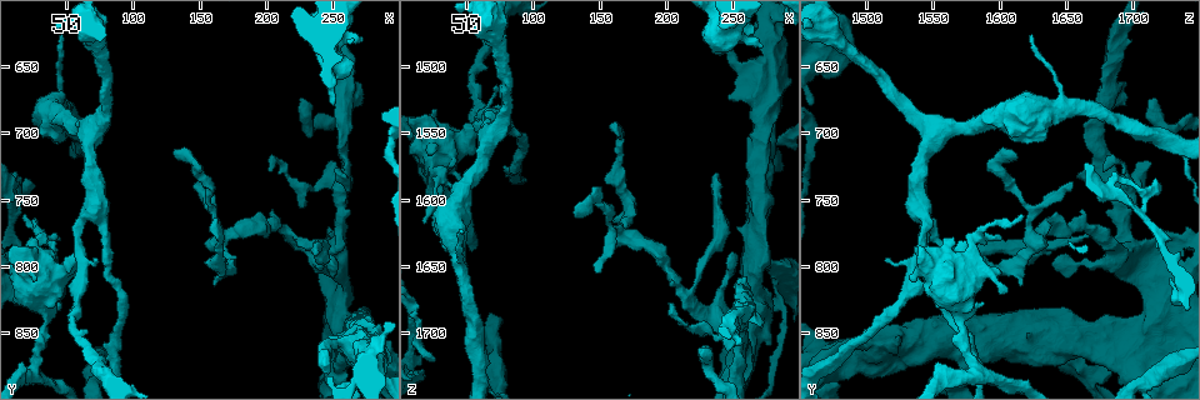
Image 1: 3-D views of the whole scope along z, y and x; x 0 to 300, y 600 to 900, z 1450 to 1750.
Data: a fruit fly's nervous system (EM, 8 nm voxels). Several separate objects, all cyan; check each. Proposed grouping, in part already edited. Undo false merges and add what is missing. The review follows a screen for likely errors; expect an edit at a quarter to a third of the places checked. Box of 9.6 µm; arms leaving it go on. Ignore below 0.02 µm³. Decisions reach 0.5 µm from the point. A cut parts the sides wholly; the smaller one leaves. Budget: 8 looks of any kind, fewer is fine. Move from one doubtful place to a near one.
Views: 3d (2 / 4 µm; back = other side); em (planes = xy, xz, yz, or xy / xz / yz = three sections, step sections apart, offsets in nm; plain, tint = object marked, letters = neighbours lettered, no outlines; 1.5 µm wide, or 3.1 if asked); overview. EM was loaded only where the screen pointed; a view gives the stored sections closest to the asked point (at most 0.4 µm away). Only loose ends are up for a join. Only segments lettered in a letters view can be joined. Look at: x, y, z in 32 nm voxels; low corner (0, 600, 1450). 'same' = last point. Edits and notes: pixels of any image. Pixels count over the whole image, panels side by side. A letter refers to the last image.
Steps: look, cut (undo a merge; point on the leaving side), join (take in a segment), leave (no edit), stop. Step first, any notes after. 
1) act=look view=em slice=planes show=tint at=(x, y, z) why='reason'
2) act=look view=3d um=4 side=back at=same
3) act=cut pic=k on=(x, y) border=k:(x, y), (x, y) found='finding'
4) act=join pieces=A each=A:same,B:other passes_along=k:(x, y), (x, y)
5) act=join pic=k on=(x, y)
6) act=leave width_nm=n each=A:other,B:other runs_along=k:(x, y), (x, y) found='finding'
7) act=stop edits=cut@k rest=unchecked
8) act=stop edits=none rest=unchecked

act=look view=3d um=4 at=(48, 690, 1600) why='calibre changes'

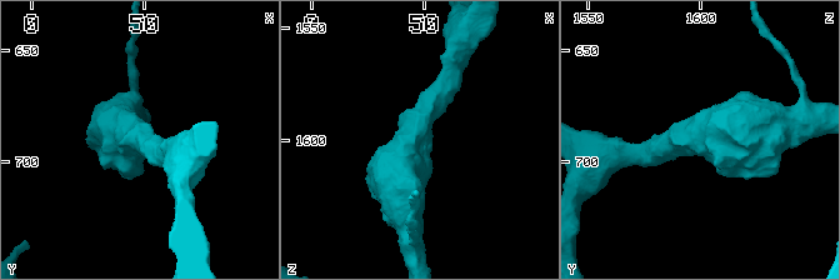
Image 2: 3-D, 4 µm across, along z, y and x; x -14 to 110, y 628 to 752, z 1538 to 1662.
act=look view=em slice=planes show=letters at=(47, 690, 1598) why='now the EM'

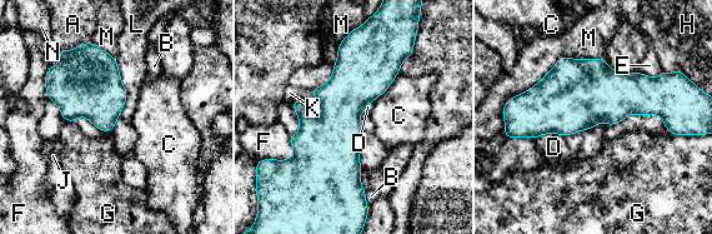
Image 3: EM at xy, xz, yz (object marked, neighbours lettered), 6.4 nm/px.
act=leave width_nm=380 each=A:other,B:other,C:other,D:other,E:other,F:other,G:other,H:other,J:other,K:other,L:other,M:other,N:other border=3:(115, 58), (126, 91), (120, 118) found='all the same cell'

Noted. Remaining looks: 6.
act=look view=em um=3.1 slice=planes show=letters at=(148, 738, 1652) why='an open end'

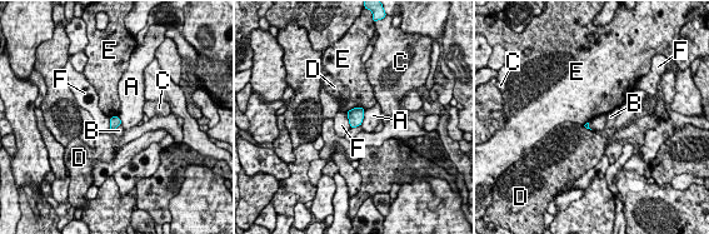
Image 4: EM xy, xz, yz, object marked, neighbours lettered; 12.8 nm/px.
act=leave each=A:other,B:other,C:other,D:other,E:other,F:other found='none of them fits'

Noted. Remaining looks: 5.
act=look view=em slice=planes show=letters at=(26, 738, 1722)

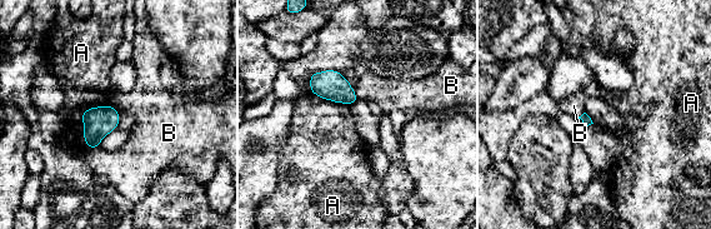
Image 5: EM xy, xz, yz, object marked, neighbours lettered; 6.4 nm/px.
act=leave each=A:other,B:other border=5:(108, 104), (81, 115), (90, 148) found='no lettered segment goes on from it'

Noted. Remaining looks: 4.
act=stop edits=none rest=unchecked

